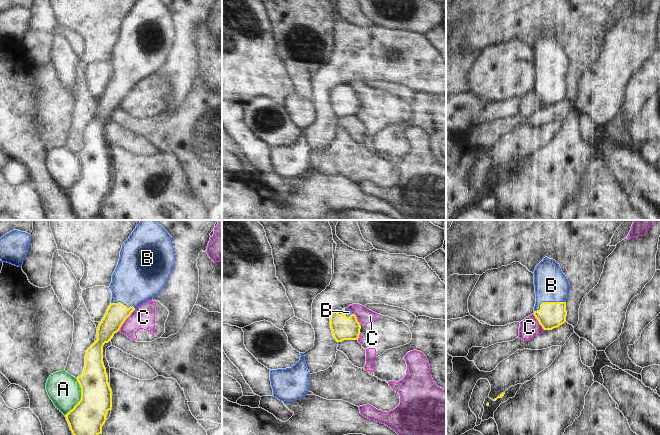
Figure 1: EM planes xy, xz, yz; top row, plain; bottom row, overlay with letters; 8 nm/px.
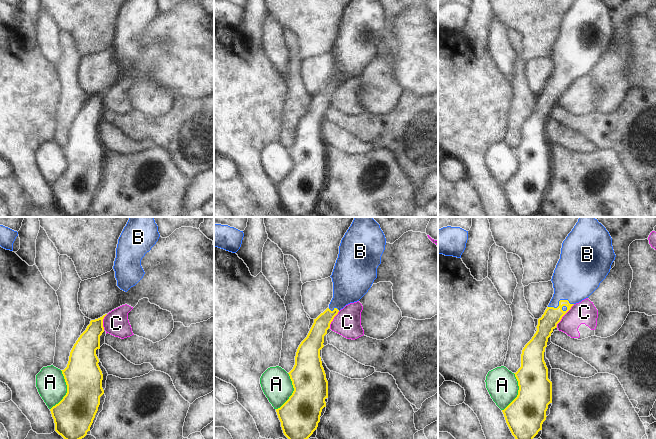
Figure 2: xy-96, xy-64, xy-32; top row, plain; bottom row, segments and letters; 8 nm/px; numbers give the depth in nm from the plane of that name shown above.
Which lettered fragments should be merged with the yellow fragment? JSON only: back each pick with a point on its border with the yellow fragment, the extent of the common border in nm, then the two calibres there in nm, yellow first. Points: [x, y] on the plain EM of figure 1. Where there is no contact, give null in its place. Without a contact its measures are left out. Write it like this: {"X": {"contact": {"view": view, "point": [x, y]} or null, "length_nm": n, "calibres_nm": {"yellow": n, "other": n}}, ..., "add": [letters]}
{"B": {"contact": {"view": "yz", "point": [548, 78]}, "length_nm": 260, "calibres_nm": {"yellow": 220, "other": 280}}, "add": ["B"]}

